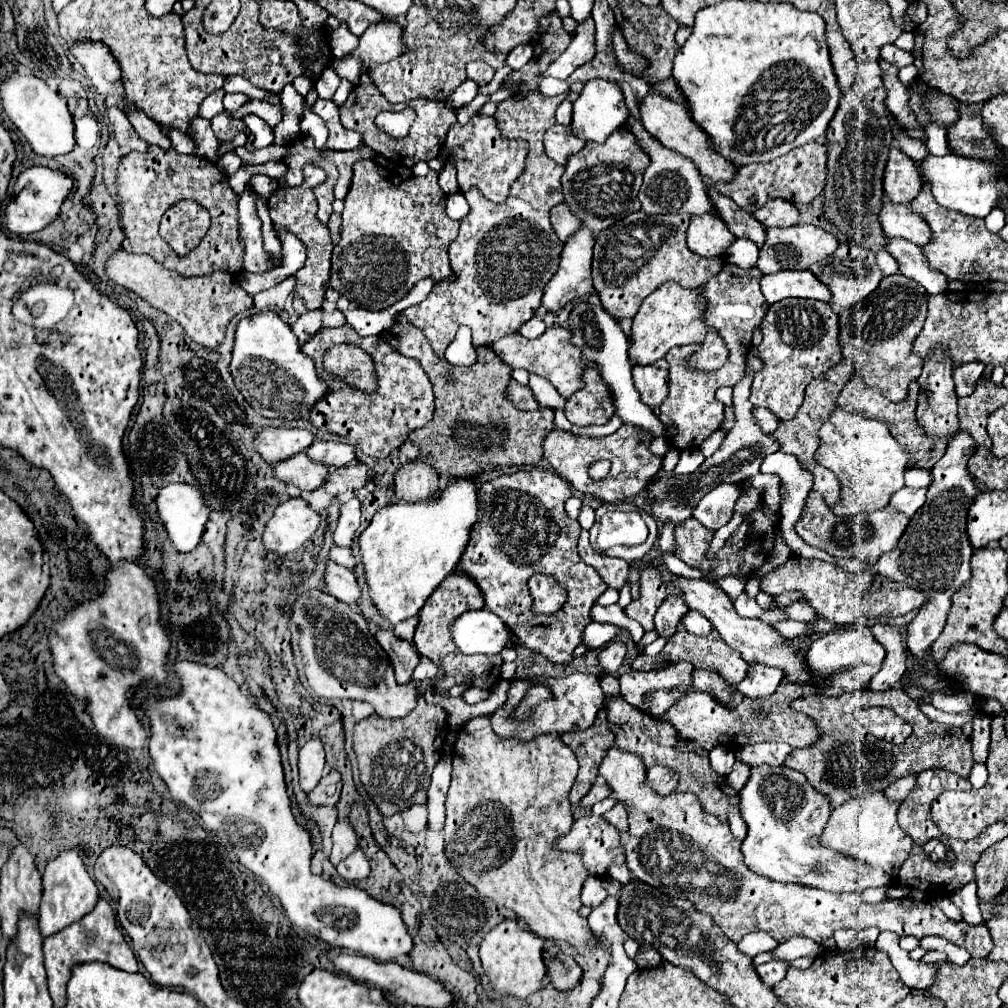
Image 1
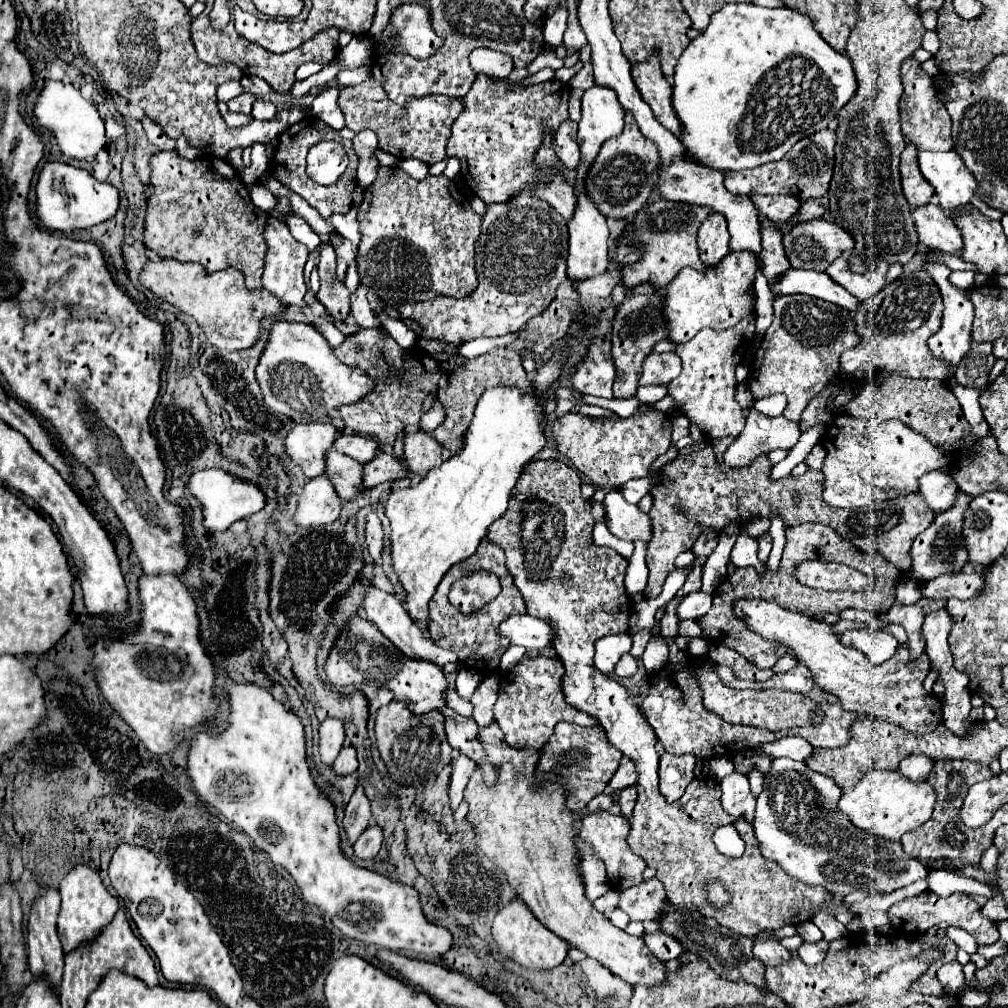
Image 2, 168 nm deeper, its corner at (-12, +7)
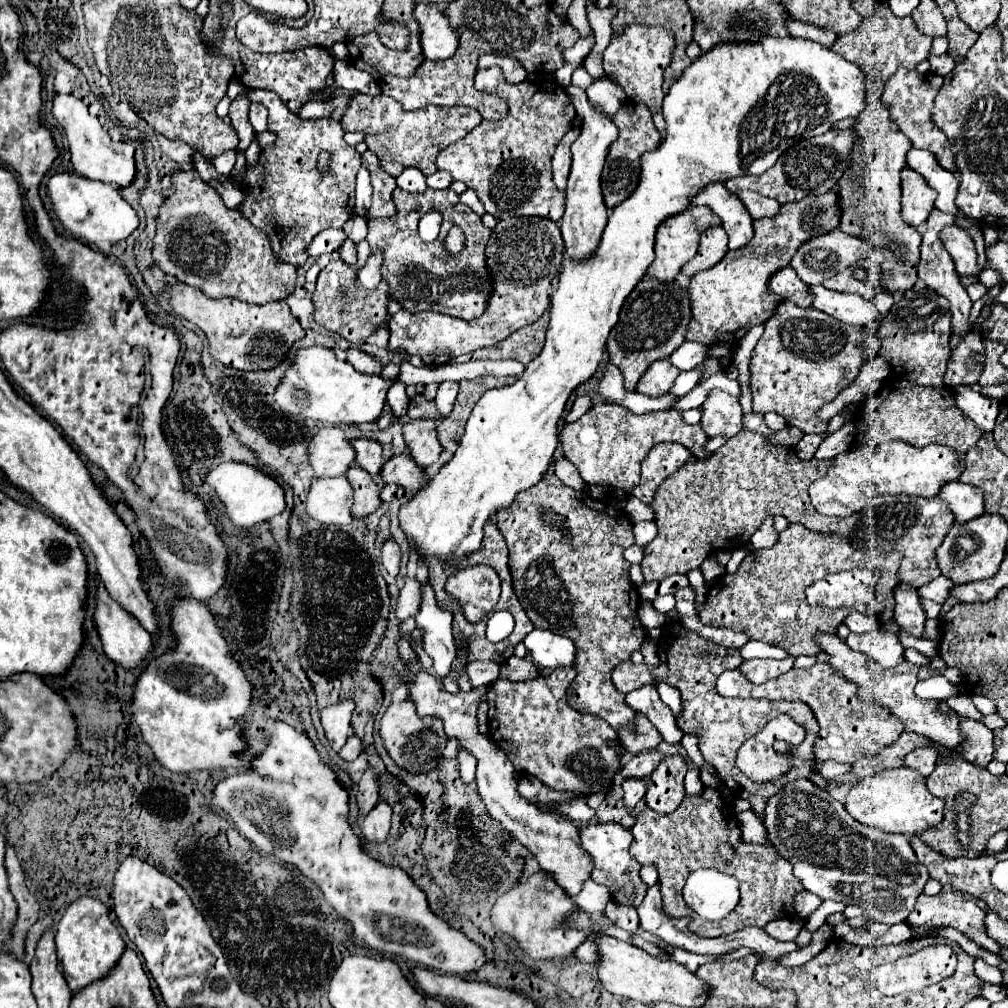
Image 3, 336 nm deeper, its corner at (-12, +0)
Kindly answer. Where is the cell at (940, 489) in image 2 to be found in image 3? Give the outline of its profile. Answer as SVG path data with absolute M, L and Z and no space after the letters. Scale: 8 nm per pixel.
M949 482L941 488L939 498L949 504L949 508L955 514L955 520L959 524L965 524L981 514L985 514L985 500L983 492L977 486L969 486L963 482Z

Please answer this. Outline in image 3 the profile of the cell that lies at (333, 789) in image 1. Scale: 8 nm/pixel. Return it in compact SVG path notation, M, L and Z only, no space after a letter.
M351 734L349 740L347 740L347 744L339 750L339 756L341 756L343 760L351 762L351 760L355 760L359 754L361 754L361 740L359 740L355 734Z

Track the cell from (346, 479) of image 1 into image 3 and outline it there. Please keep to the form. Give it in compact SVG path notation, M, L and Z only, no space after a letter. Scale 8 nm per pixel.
M403 452L403 454L393 456L383 466L381 480L383 484L397 484L397 486L417 492L427 482L427 474L425 474L425 468L417 466L415 460Z

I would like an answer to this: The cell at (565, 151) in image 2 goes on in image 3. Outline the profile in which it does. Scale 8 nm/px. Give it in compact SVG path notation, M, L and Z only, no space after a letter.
M571 128L559 142L555 156L553 156L553 182L561 192L565 190L565 182L567 182L569 168L571 168L571 150L569 148L571 148L573 140L577 140L577 136L579 136L579 128Z

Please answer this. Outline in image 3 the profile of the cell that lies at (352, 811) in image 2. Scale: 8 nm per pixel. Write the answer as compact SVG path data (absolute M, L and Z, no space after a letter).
M367 768L365 774L361 776L355 798L357 798L357 806L359 806L359 820L363 820L369 814L369 810L375 808L375 804L379 800L379 784L377 784L377 778L371 768Z

